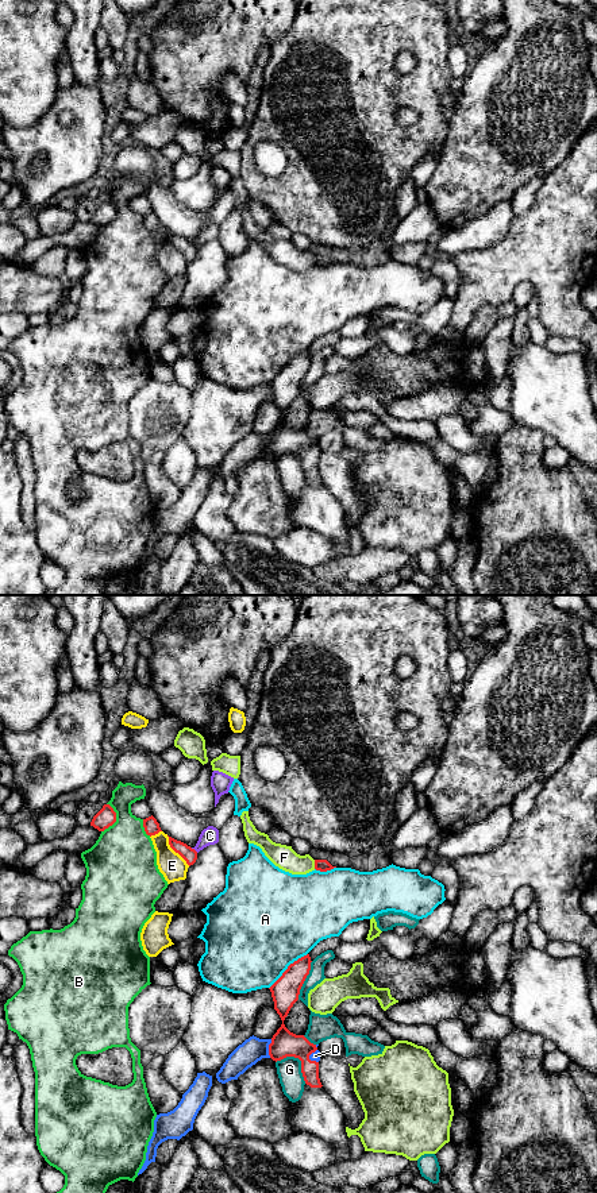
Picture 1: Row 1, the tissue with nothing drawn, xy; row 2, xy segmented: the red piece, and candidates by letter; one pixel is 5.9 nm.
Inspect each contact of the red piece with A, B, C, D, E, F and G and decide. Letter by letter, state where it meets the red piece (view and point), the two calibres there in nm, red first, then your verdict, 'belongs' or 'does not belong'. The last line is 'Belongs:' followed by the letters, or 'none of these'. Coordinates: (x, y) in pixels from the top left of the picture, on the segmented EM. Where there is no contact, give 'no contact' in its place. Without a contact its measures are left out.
A: contact xy (288, 968); calibres 170 and 480 nm; does not belong
B: contact xy (115, 819); calibres 110 and 400 nm; does not belong
C: contact xy (193, 849); calibres 90 and 110 nm; does not belong
D: contact xy (269, 1049); calibres 160 and 150 nm; belongs
E: contact xy (174, 850); calibres 90 and 160 nm; does not belong
F: contact xy (315, 864); calibres 80 and 140 nm; does not belong
G: contact xy (299, 1058); calibres 160 and 140 nm; does not belong
Belongs: D

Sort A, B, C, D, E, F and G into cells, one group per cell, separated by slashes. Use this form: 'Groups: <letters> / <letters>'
Groups: A / B / C / D / E / F / G

